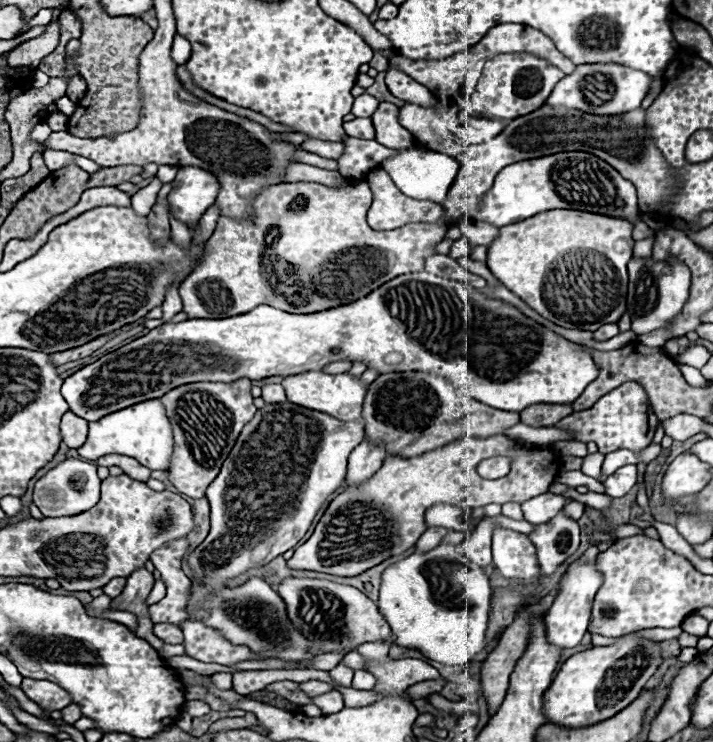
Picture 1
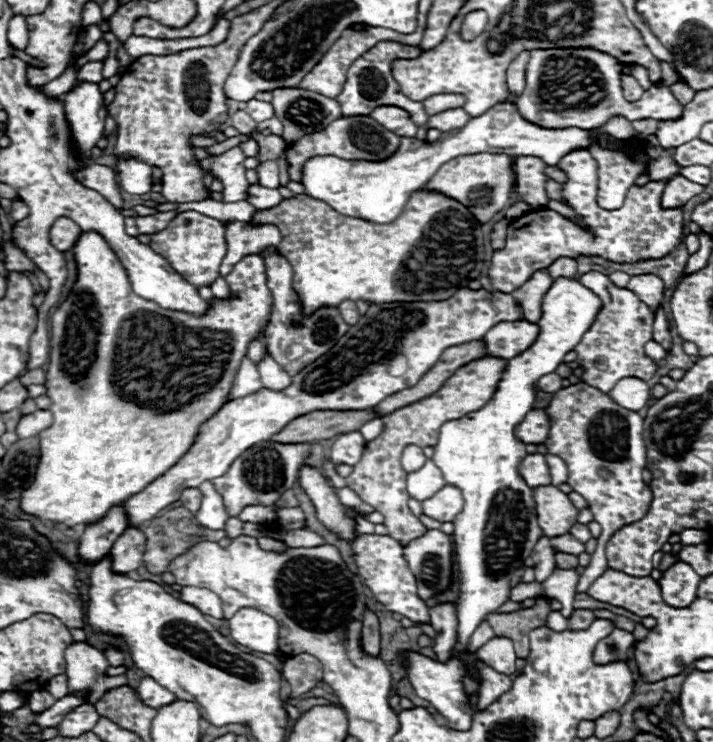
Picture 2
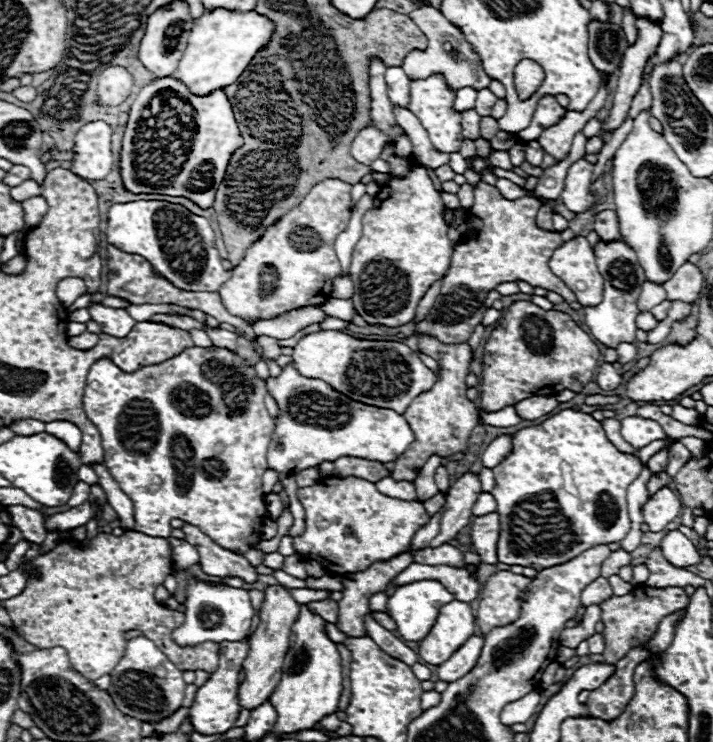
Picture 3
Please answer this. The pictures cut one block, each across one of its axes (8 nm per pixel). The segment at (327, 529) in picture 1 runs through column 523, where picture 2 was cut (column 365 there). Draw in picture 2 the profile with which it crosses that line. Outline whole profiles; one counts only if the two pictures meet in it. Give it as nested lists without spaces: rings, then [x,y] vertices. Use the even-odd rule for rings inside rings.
[[[484,356],[482,360],[472,360],[464,368],[458,368],[458,372],[454,372],[454,376],[450,376],[450,380],[446,380],[446,384],[432,396],[422,398],[410,406],[404,406],[384,416],[382,418],[384,432],[376,440],[370,440],[366,444],[360,464],[356,464],[352,474],[346,478],[348,488],[352,488],[362,502],[370,504],[384,516],[384,526],[390,528],[388,534],[394,536],[394,540],[398,540],[402,546],[410,544],[410,540],[420,538],[428,530],[408,508],[408,500],[410,500],[406,490],[408,474],[400,464],[404,448],[410,444],[418,448],[436,446],[440,428],[446,420],[458,420],[470,412],[476,412],[492,398],[504,366],[506,366],[506,360],[488,358],[488,356]]]

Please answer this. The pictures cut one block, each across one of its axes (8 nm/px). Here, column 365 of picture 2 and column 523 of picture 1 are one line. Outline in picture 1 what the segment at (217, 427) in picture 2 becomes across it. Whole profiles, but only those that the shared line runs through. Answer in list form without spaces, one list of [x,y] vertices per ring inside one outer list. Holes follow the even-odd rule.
[[[410,272],[388,280],[352,304],[344,304],[342,308],[332,308],[326,312],[290,314],[260,304],[258,308],[232,318],[188,318],[182,322],[166,322],[150,330],[146,336],[102,356],[94,364],[88,364],[68,376],[62,384],[62,396],[76,416],[94,422],[108,412],[122,410],[130,404],[138,404],[154,396],[162,396],[164,392],[182,384],[292,376],[298,372],[320,370],[324,364],[334,360],[364,360],[368,368],[376,368],[380,374],[404,370],[434,372],[458,384],[464,394],[472,394],[476,400],[506,412],[522,412],[532,404],[572,404],[598,376],[598,366],[594,364],[590,352],[524,316],[514,306],[500,300],[490,300],[488,306],[488,302],[472,298],[468,284],[446,280],[430,272]]]

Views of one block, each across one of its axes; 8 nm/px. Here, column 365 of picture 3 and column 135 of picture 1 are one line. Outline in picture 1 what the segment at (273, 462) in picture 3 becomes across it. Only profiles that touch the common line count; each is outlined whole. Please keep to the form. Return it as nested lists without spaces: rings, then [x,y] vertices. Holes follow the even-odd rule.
[[[160,398],[144,400],[140,404],[132,404],[118,412],[104,416],[102,420],[88,424],[88,438],[78,448],[78,454],[86,460],[98,460],[106,454],[122,454],[136,458],[142,466],[150,470],[166,470],[170,468],[170,458],[174,452],[174,438],[172,438],[172,424],[166,416]]]

